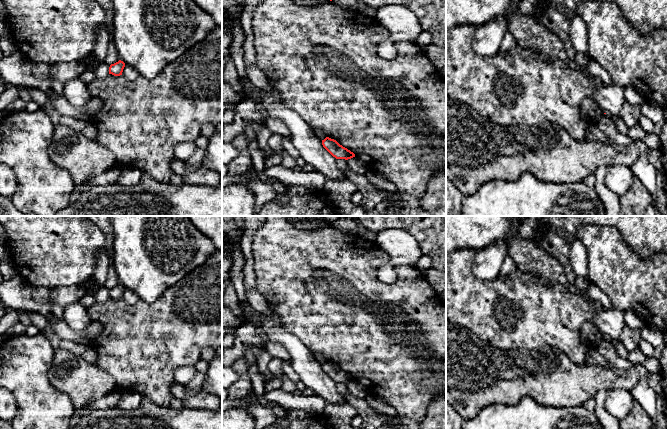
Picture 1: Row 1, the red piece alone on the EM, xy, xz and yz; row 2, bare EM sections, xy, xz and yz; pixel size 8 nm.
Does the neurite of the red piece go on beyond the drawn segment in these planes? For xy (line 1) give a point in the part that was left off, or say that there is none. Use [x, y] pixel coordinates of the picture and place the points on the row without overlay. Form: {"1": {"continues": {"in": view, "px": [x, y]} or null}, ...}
{"1": {"continues": null}}

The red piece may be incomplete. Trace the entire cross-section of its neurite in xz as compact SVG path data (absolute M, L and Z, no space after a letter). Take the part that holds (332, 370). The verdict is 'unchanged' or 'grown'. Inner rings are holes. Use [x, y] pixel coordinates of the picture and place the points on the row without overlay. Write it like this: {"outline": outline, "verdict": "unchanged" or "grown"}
{"outline": "M326 361L322 364L323 371L336 383L351 383L355 378L347 372L340 369L336 364Z", "verdict": "unchanged"}

